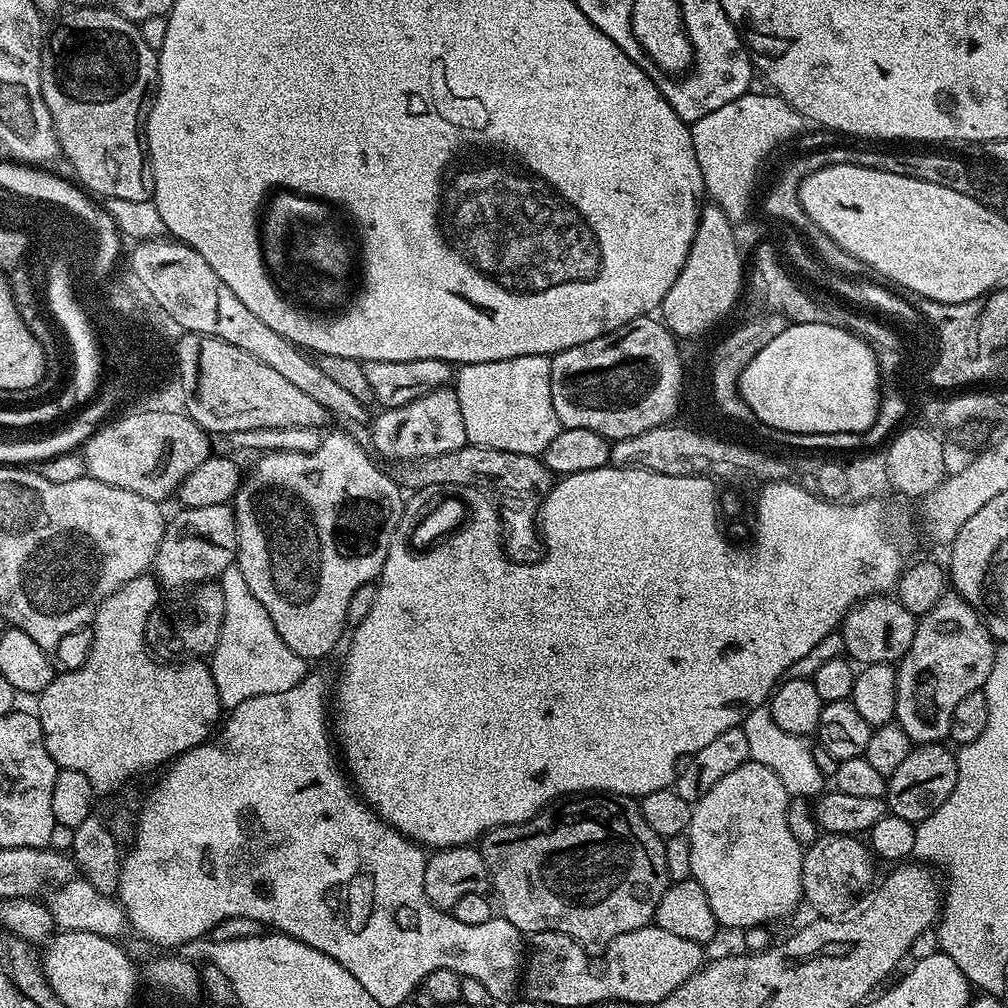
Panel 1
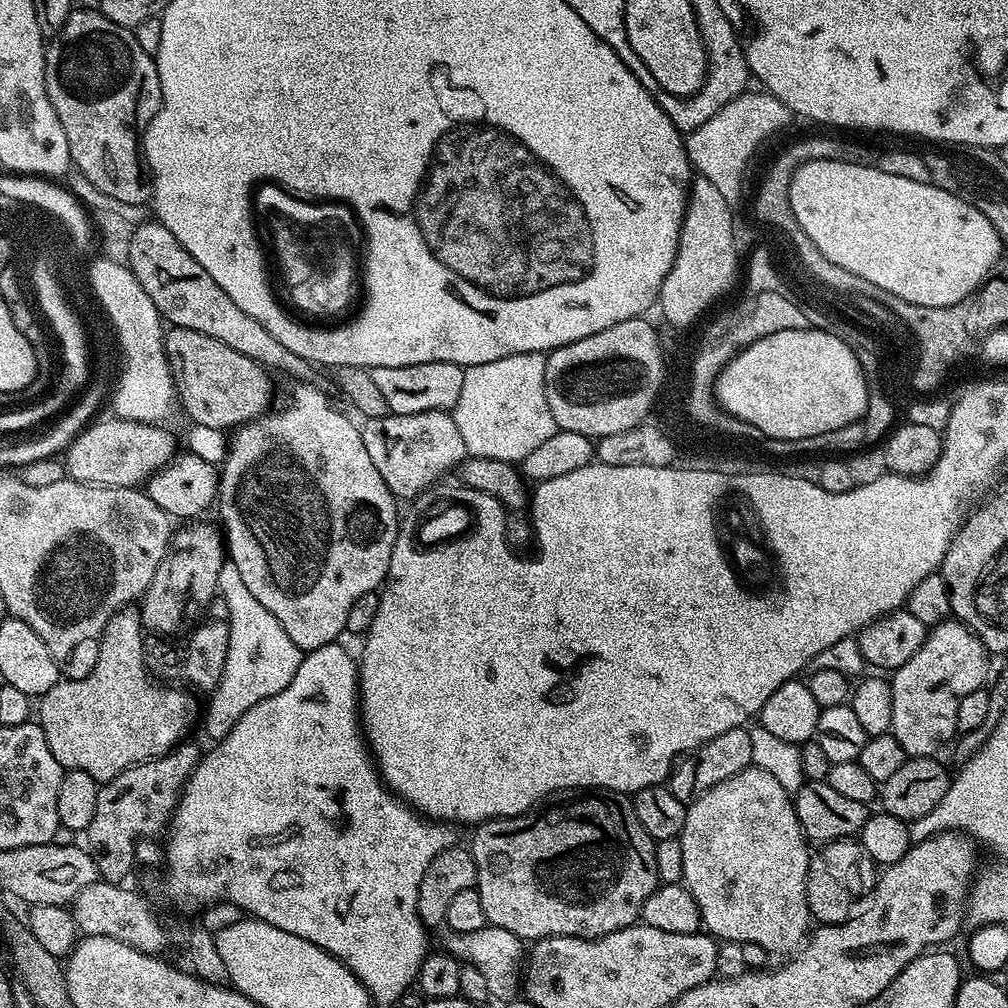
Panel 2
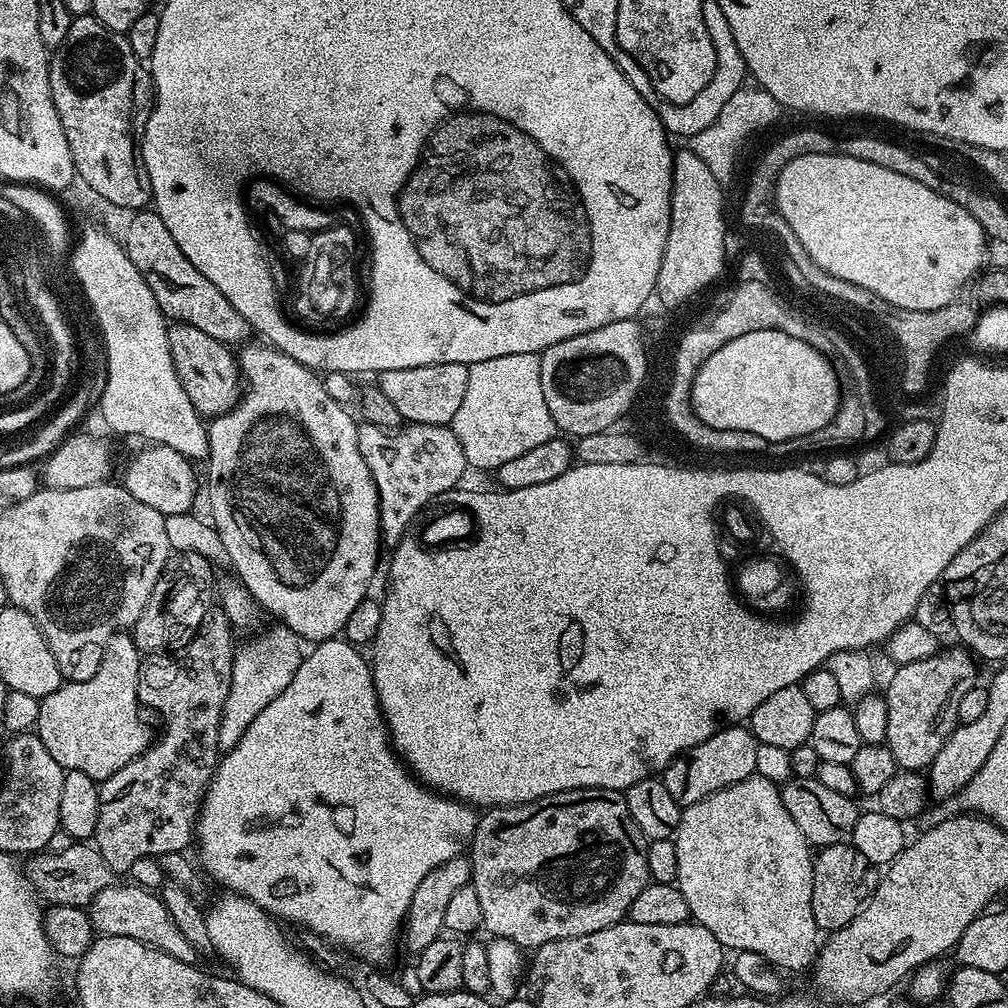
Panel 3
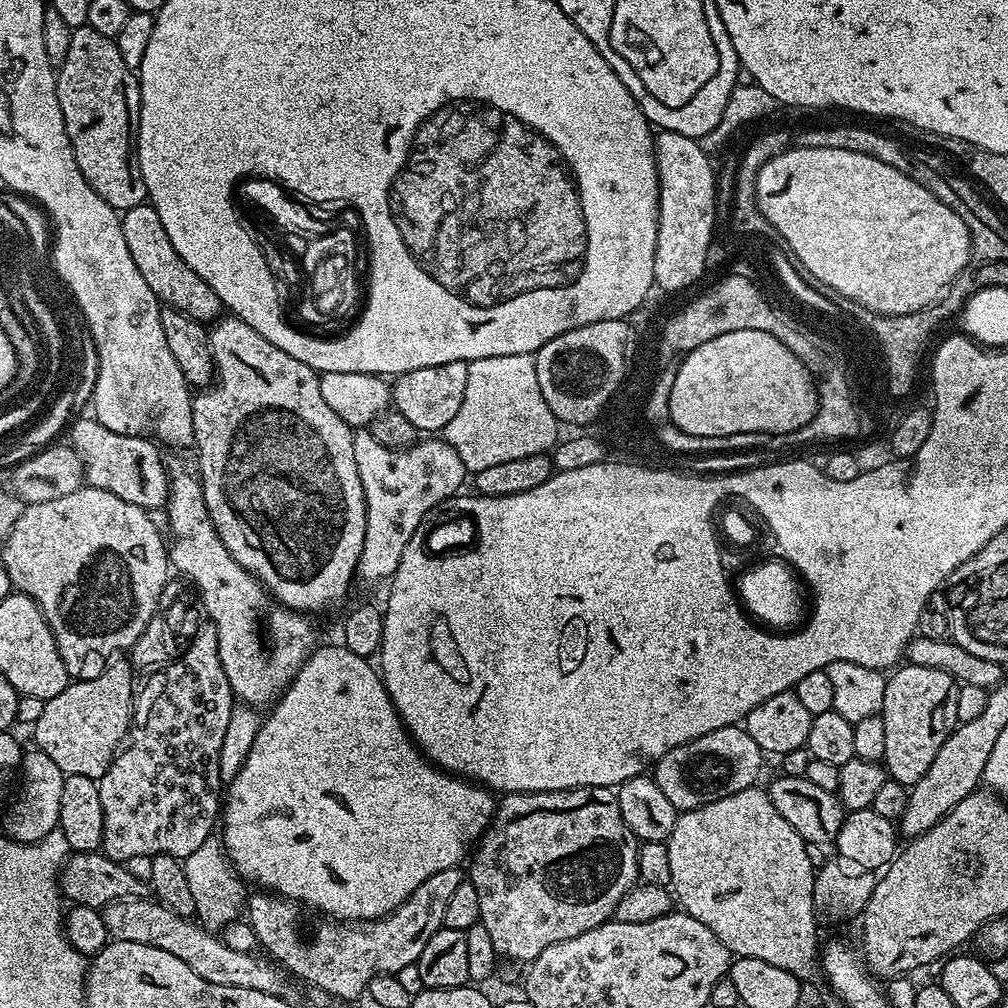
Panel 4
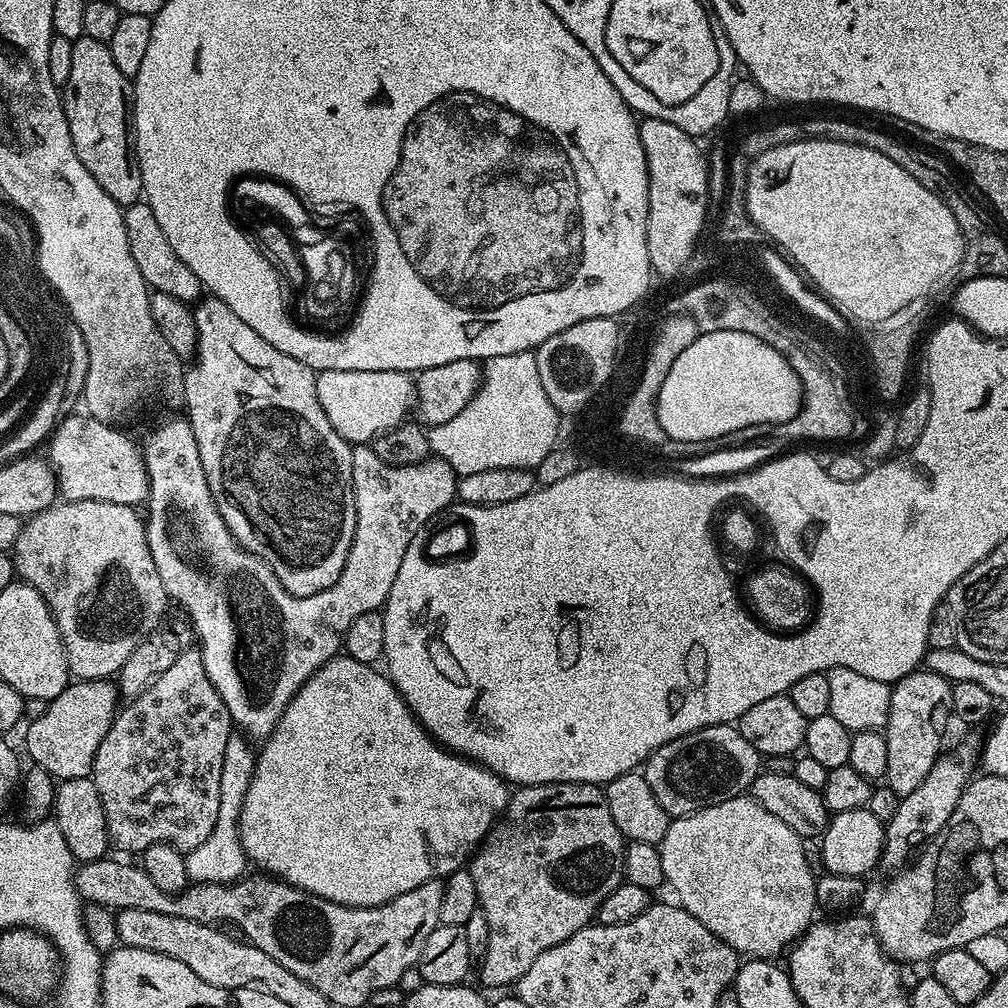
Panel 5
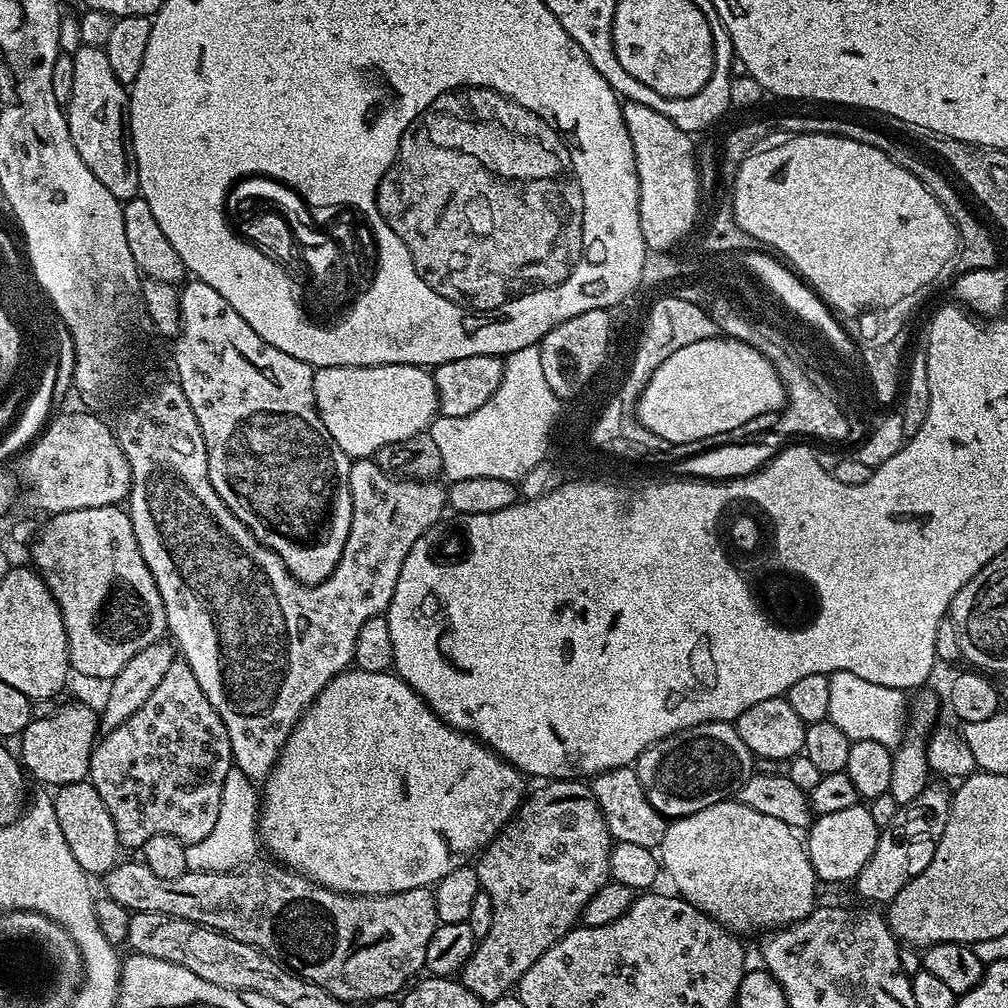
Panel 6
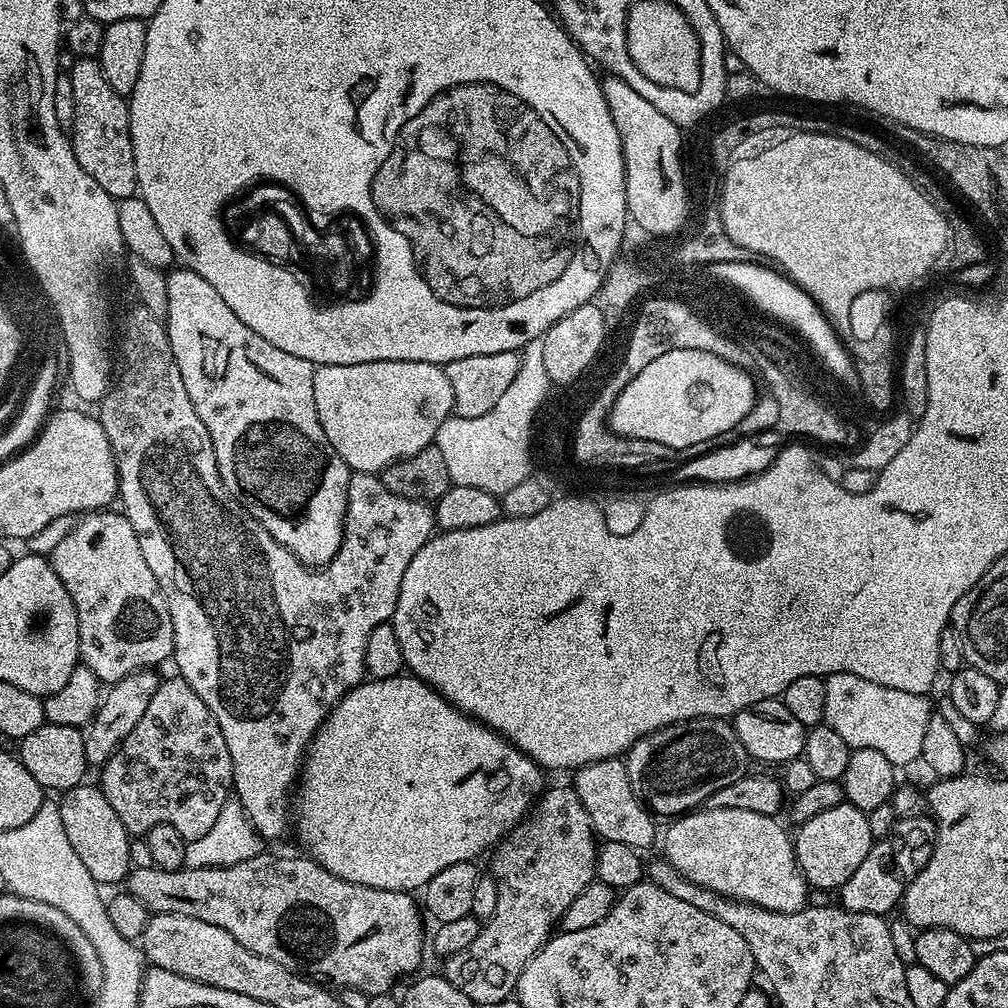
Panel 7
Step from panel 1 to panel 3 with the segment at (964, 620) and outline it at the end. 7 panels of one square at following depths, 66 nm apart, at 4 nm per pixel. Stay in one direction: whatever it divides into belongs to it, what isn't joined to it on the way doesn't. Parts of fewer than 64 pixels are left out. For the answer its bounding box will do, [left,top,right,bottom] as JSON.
[886,647,977,771]

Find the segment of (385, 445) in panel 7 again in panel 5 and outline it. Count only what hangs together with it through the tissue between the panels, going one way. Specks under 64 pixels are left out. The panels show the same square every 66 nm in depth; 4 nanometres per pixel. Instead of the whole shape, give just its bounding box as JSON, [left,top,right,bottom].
[316,370,414,444]

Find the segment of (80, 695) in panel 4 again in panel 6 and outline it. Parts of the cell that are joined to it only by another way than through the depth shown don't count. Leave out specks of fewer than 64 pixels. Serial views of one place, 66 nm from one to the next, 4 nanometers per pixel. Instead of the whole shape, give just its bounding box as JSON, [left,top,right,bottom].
[18,704,98,786]

